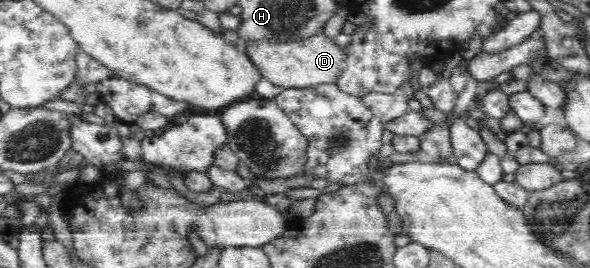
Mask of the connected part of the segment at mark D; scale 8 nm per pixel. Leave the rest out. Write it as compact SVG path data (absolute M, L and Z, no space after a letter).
M317 34L300 42L257 42L242 45L246 53L262 70L264 77L282 88L306 88L334 85L346 71L348 52L328 35Z

